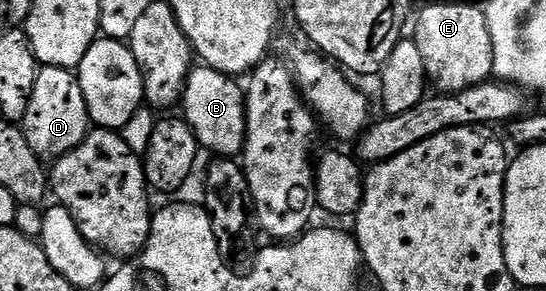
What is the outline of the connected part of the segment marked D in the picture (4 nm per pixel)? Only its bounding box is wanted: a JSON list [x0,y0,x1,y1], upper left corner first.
[22,66,90,162]

